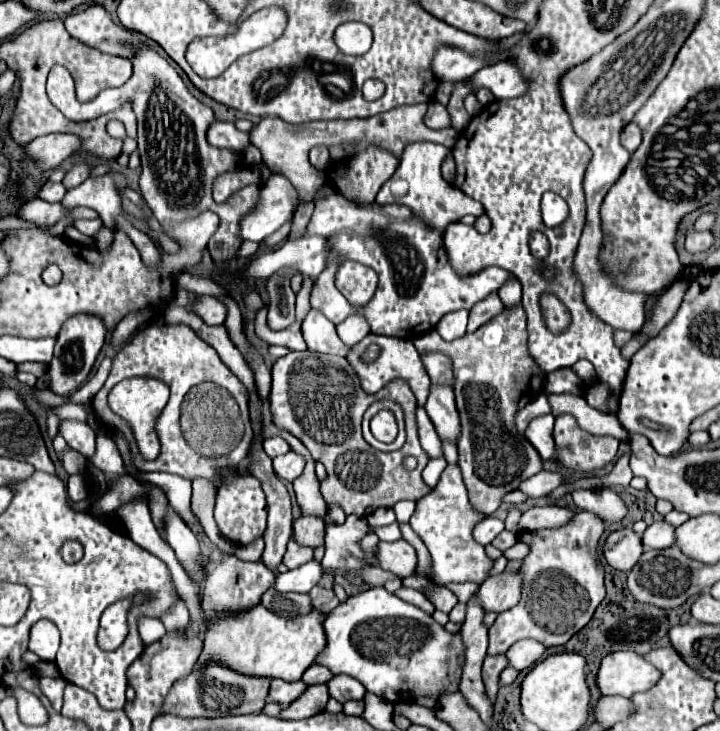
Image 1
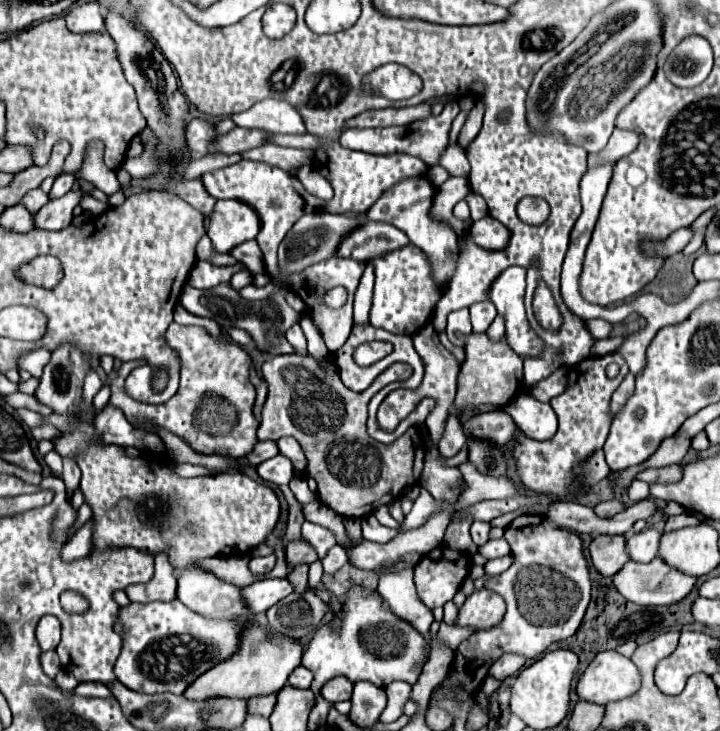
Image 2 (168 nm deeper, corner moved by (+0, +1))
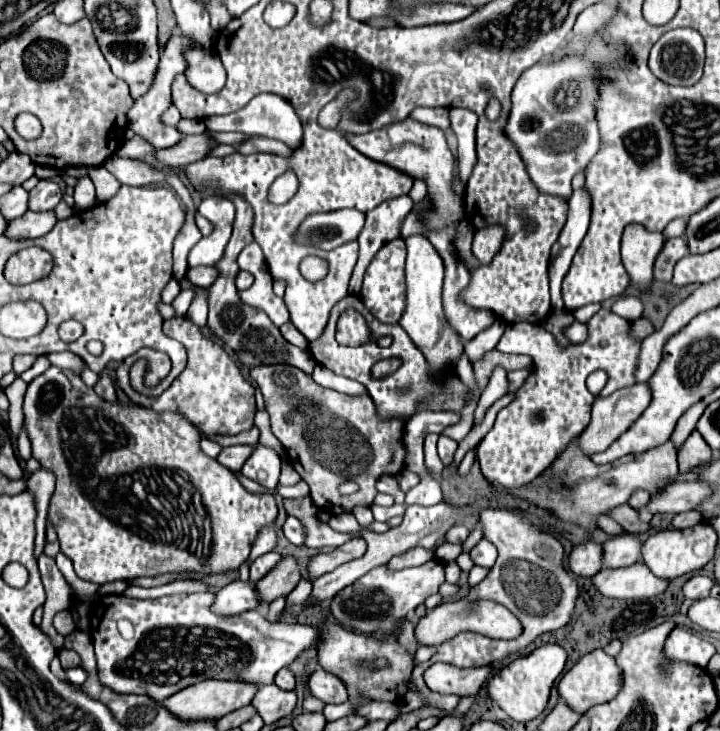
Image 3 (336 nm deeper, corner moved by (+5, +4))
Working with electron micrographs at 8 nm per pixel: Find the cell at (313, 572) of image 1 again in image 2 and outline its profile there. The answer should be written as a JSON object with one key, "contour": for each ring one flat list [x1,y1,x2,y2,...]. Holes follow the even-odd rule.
{"contour":[[263,579,263,581,255,581,253,585,241,589,245,607,251,609,251,613,259,617,261,613,265,613,271,605,275,605,289,593,293,593,293,587,287,579]]}

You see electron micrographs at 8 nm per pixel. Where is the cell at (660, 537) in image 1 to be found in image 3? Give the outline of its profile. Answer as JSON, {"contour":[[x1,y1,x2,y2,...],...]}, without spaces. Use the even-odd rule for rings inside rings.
{"contour":[[618,534,604,542,604,566,622,568,632,566,642,558,642,540,636,534]]}

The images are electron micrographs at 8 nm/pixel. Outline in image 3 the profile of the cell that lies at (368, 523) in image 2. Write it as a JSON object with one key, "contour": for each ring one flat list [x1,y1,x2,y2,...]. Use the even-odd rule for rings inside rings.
{"contour":[[356,506,356,510,352,510,352,514,356,516,356,520,360,522,360,526,370,526,374,522,372,512,368,506]]}

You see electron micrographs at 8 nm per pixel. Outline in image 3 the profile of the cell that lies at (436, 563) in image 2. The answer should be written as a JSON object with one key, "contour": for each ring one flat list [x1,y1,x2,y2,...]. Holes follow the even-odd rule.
{"contour":[[432,558,426,564,416,568,400,570,396,574,388,574,386,566,378,566,376,570,370,570,368,574,364,574,364,578,360,578,352,586,346,586,344,590,340,590,334,596,330,612,334,620,346,630,362,632,362,634,386,632,392,628,392,622,396,622,396,618,406,618,408,614,412,614,420,604,424,604,428,596,436,594,444,582,446,582,444,562,440,562,438,558]]}

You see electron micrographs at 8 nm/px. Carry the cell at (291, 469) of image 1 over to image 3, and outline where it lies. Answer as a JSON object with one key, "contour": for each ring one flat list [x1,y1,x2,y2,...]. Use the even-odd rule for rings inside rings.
{"contour":[[258,444,252,452,252,458,248,458,248,462,242,466,242,474,258,480,258,484,274,492,280,476,280,456,272,448]]}

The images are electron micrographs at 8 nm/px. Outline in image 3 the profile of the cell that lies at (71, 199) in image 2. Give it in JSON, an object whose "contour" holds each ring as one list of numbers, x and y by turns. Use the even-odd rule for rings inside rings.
{"contour":[[28,210,24,216,12,220,8,224,8,234,4,236,10,236,10,238,40,238,44,234,48,234,54,224,58,222,54,210,46,210,46,212,32,212]]}

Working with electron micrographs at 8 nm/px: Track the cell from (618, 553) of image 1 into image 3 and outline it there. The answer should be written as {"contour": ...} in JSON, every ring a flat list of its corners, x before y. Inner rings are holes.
{"contour":[[588,540,584,544,574,546,570,554,570,568,578,576,592,576,598,574,600,568,604,568,604,550,602,544]]}

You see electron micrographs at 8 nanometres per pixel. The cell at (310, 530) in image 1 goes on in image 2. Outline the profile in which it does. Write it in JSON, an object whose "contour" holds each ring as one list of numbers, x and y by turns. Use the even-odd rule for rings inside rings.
{"contour":[[303,539,287,543,287,547,285,547,285,561,291,569,297,567,297,565,311,565,317,559,319,557,317,557,315,549,309,543,305,543]]}

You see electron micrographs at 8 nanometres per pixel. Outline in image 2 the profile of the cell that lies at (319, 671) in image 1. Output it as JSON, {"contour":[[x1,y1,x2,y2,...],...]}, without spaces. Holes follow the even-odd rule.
{"contour":[[297,667,291,675,289,675,289,685,291,687,297,687,297,689,309,689,309,685,311,685,311,681,313,681,313,673,309,671,309,669,305,669,305,667]]}

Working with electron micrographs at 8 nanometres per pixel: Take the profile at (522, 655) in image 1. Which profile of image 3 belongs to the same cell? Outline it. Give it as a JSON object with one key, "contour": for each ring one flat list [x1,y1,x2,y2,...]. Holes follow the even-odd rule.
{"contour":[[432,664,426,670,424,680,430,686,430,690,436,690,440,694,470,696,470,694,478,694,482,684,488,682,488,678,492,678,492,672,494,672,492,666,460,670,448,664]]}

